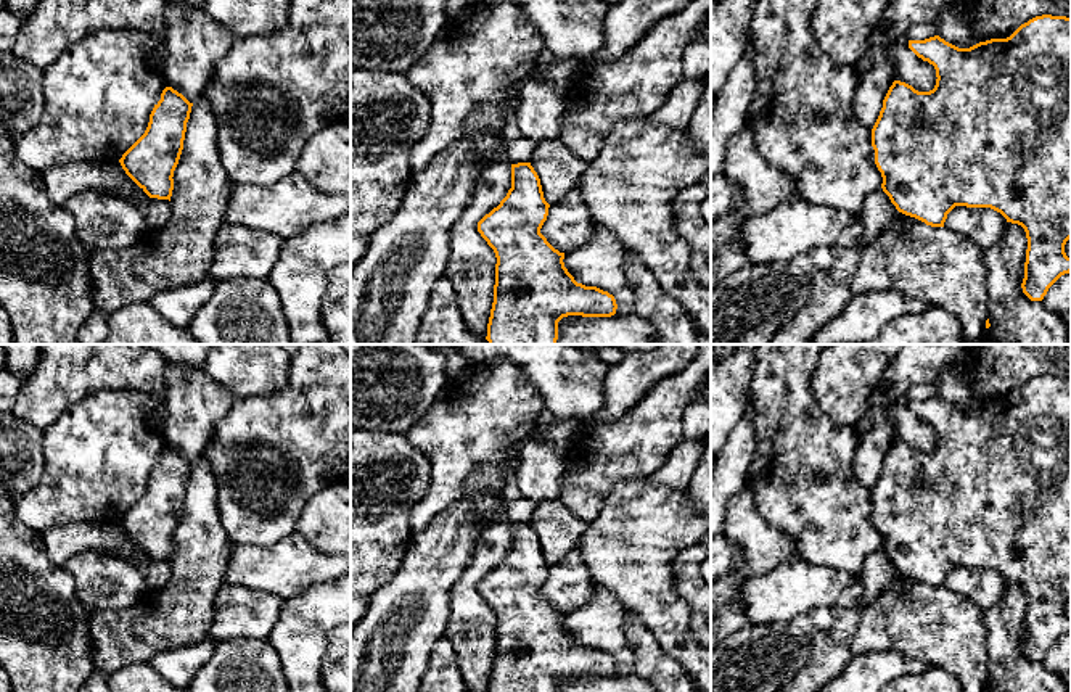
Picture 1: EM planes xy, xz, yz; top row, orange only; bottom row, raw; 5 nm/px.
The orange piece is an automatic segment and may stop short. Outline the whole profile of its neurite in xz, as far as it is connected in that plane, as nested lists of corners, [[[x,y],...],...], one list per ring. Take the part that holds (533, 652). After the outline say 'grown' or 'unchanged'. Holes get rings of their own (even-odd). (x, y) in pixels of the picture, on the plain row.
[[[531,523],[511,525],[511,549],[507,557],[478,583],[478,592],[494,610],[495,645],[487,692],[558,692],[558,682],[568,676],[611,678],[618,665],[613,655],[597,647],[577,644],[564,628],[564,613],[555,610],[540,594],[550,565],[544,558],[540,539]]] | unchanged

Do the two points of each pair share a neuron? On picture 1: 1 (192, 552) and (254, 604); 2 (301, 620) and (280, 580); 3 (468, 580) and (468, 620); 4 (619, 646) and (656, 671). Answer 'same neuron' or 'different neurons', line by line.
1: different neurons
2: different neurons
3: same neuron
4: different neurons

